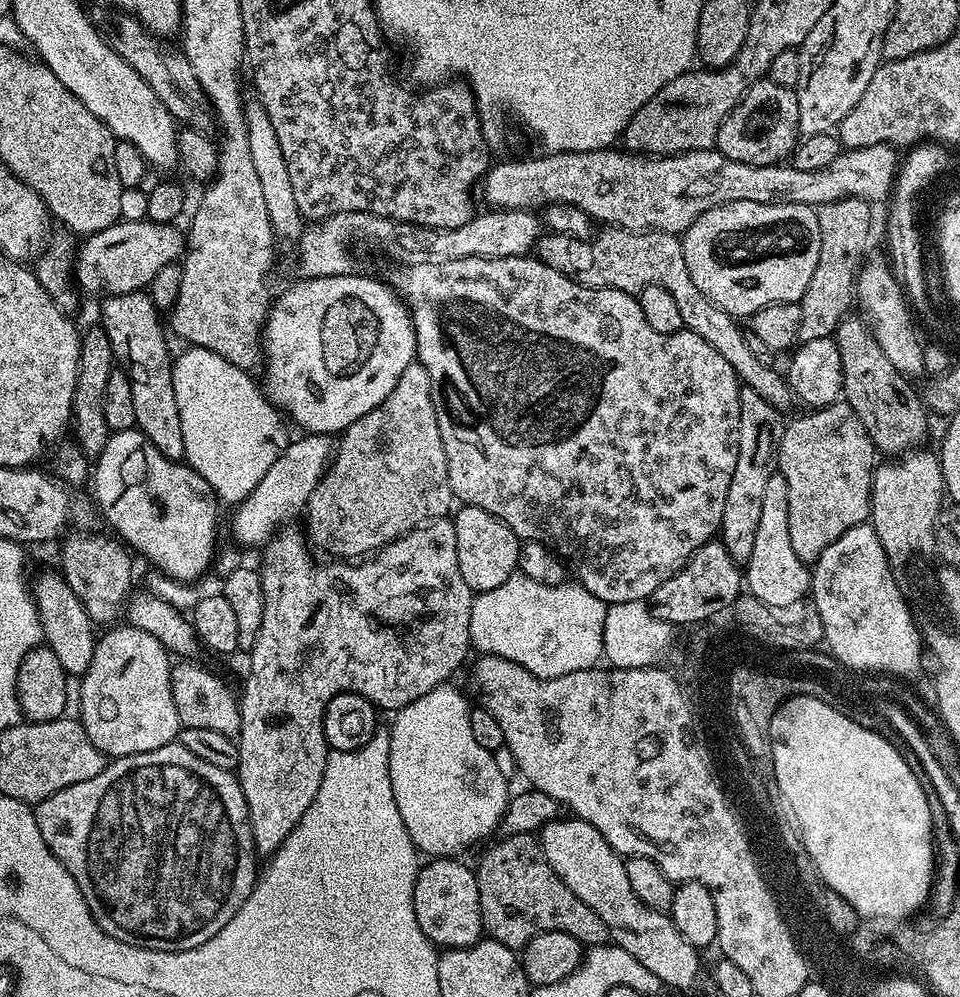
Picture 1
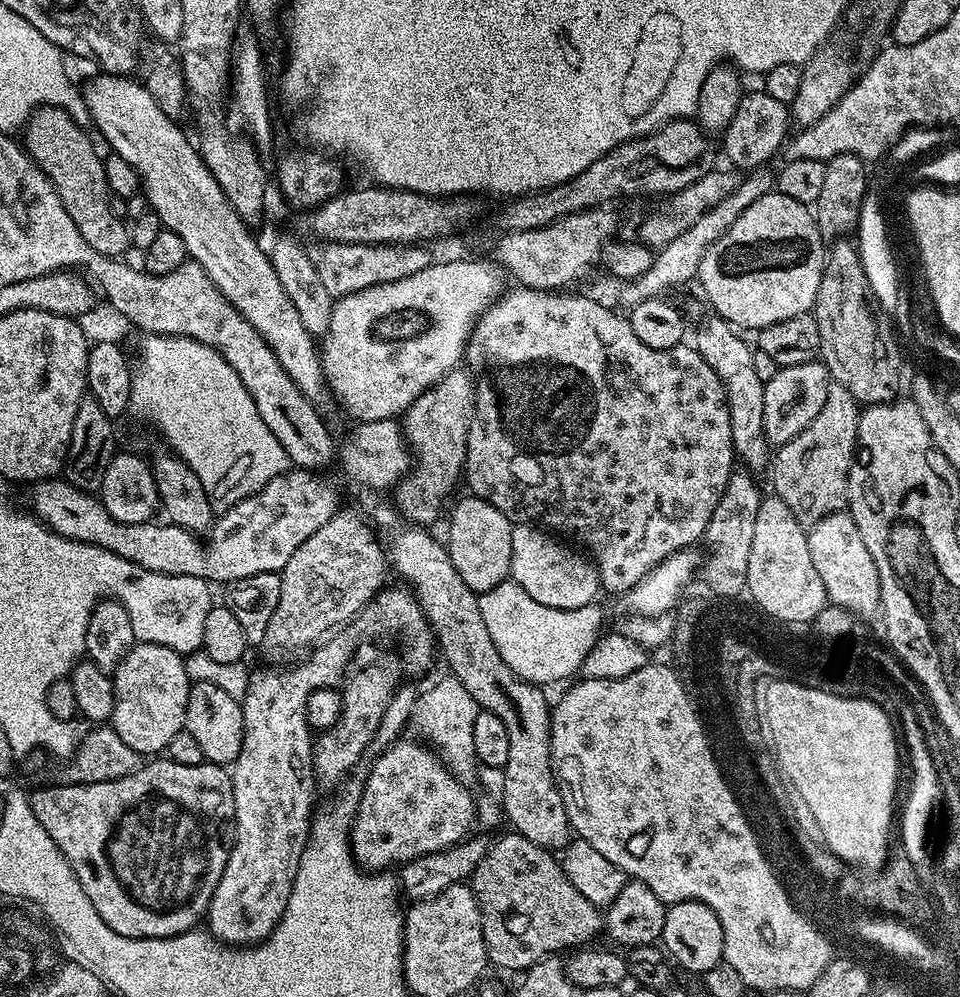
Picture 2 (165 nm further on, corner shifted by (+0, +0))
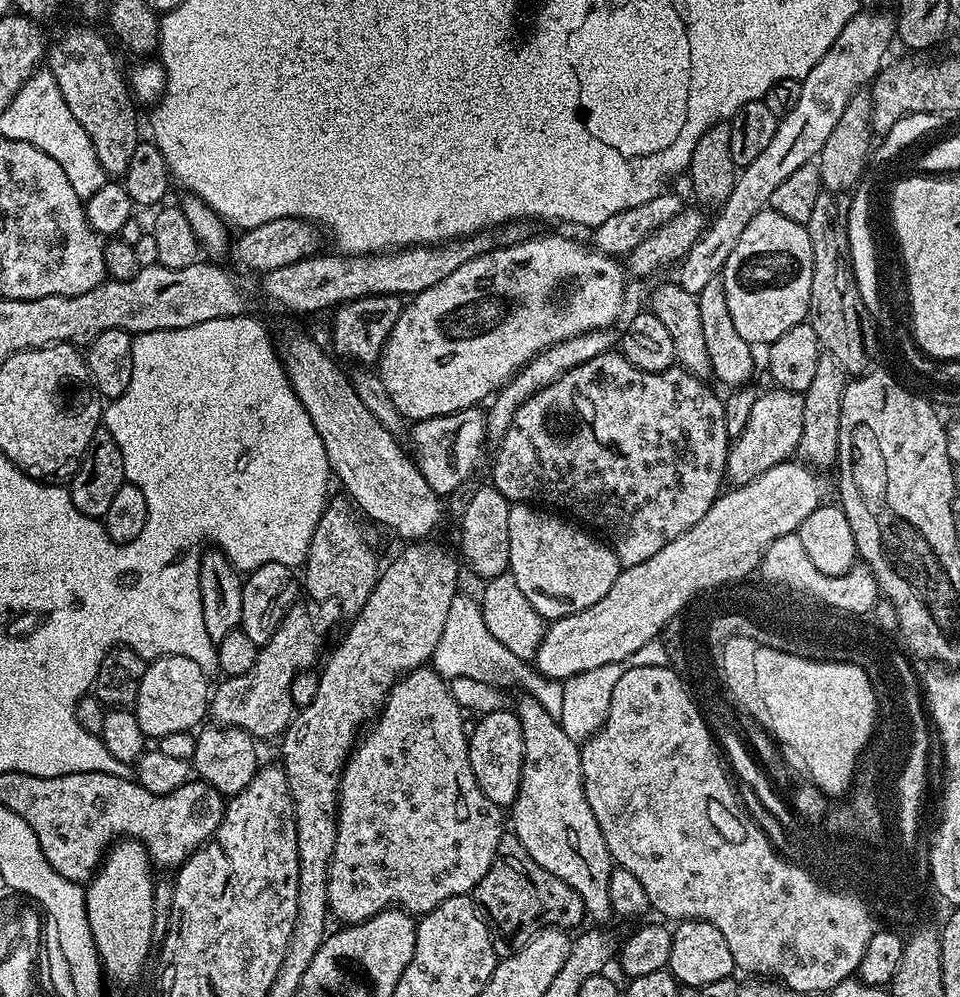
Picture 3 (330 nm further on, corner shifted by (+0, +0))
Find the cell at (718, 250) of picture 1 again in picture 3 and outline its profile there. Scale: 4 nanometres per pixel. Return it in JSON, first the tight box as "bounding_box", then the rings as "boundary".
{"bounding_box":[722,210,814,346],"boundary":[[[771,210],[754,214],[730,258],[726,258],[722,273],[726,306],[730,306],[738,335],[750,345],[767,346],[782,338],[790,326],[805,323],[813,270],[814,254],[805,225],[790,222],[790,218]]]}

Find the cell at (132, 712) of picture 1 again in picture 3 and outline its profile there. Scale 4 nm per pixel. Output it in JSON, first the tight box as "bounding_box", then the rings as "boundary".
{"bounding_box":[134,656,210,738],"boundary":[[[159,656],[144,669],[134,711],[136,722],[146,738],[159,738],[166,734],[199,729],[210,712],[209,677],[204,675],[198,662],[190,662],[190,658]]]}

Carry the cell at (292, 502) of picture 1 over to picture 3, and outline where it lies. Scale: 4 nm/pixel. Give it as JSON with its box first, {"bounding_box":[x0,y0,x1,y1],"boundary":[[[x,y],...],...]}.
{"bounding_box":[410,407,484,498],"boundary":[[[479,407],[463,408],[454,414],[442,414],[438,418],[417,420],[411,425],[410,436],[416,443],[414,459],[420,467],[422,478],[442,498],[456,492],[476,472],[484,460],[484,412]]]}

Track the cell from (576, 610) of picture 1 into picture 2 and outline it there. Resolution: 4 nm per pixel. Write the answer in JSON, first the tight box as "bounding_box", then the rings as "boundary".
{"bounding_box":[479,578,605,686],"boundary":[[[511,578],[494,586],[494,590],[479,593],[479,597],[482,619],[486,621],[486,631],[494,646],[498,646],[498,654],[502,654],[506,666],[510,666],[518,678],[537,686],[556,684],[559,680],[571,681],[580,672],[586,654],[590,654],[594,642],[605,627],[604,612],[599,608],[599,603],[578,606],[578,610],[554,610],[554,606],[542,606],[542,602],[534,602],[534,598],[530,598],[530,594],[526,594],[526,590],[522,590],[522,586],[515,584]]]}

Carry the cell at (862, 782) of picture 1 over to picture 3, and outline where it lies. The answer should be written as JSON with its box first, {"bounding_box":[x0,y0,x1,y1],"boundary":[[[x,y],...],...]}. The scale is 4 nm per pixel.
{"bounding_box":[751,647,877,798],"boundary":[[[758,647],[751,653],[752,680],[756,683],[755,695],[767,718],[772,736],[782,738],[793,757],[804,763],[808,776],[829,798],[840,798],[853,784],[857,764],[864,756],[869,741],[877,731],[877,705],[870,678],[856,664],[835,658],[809,658],[798,656],[783,648]]]}

